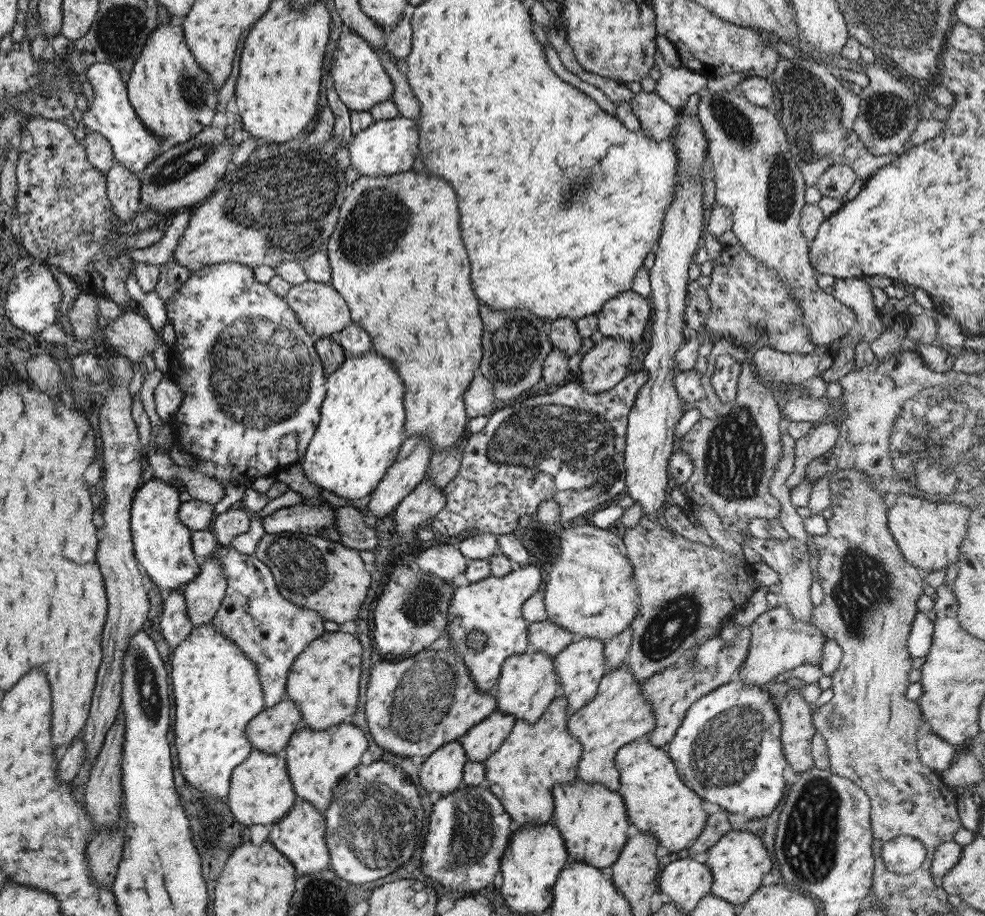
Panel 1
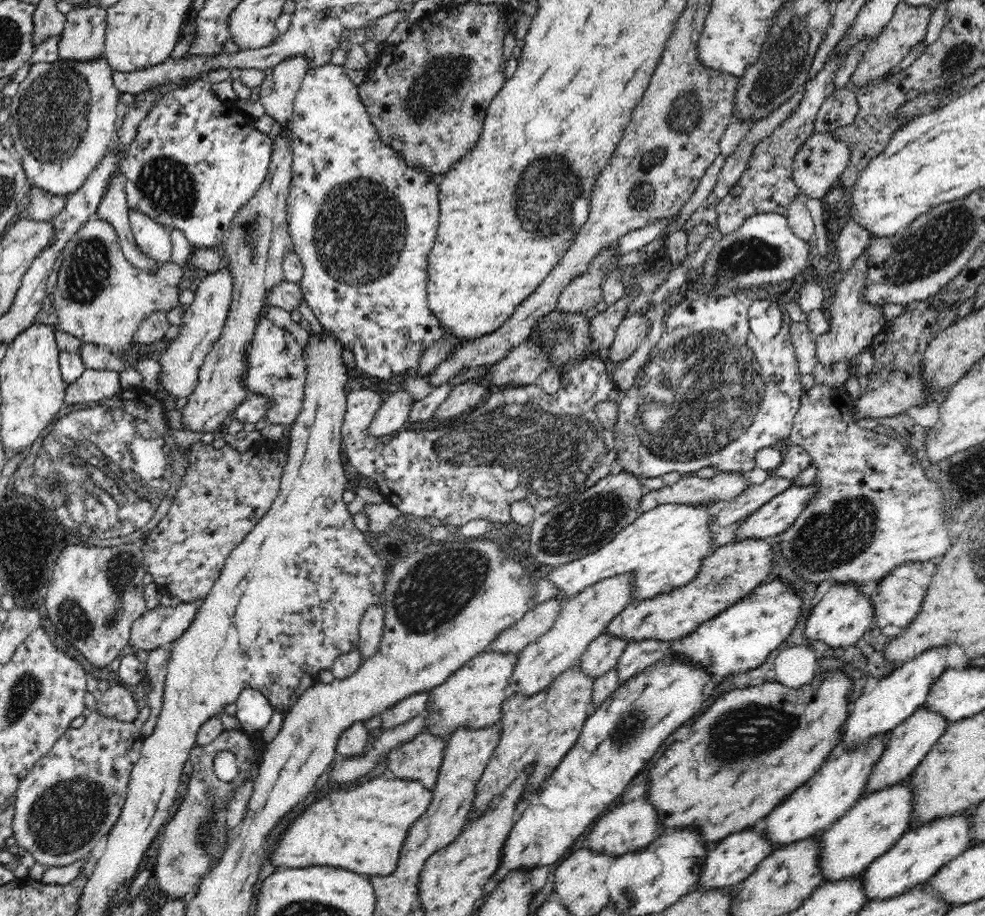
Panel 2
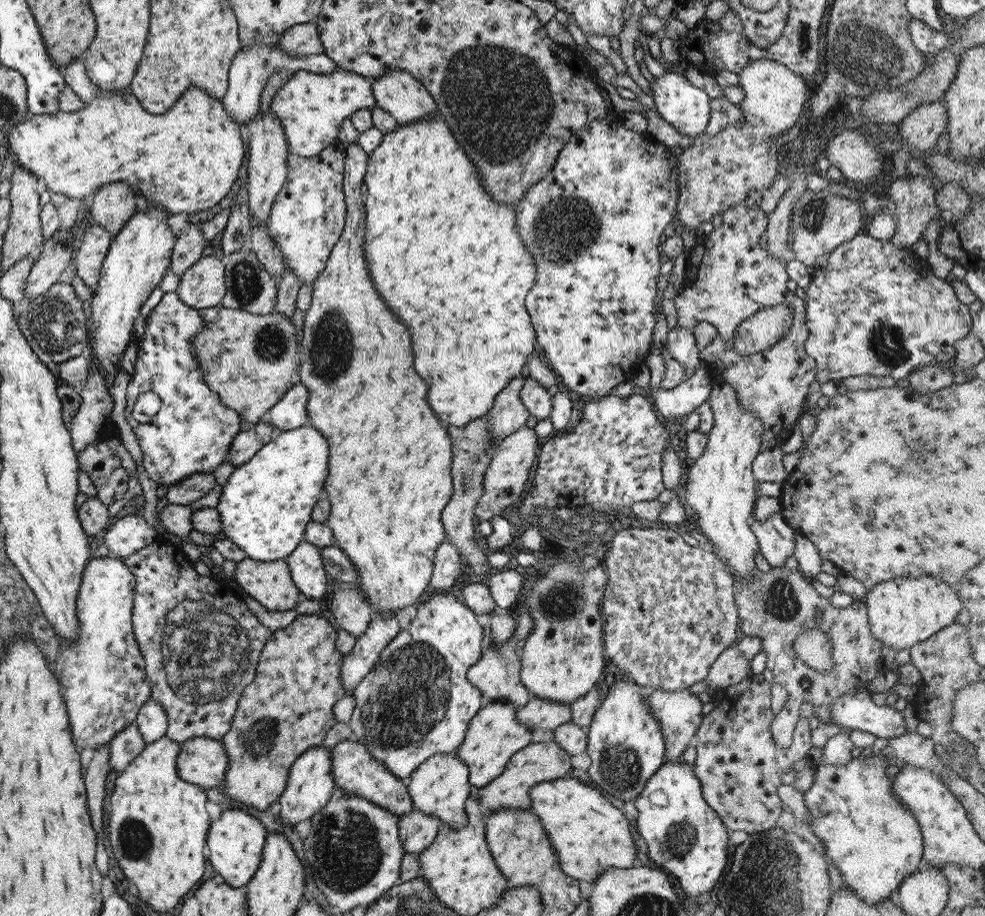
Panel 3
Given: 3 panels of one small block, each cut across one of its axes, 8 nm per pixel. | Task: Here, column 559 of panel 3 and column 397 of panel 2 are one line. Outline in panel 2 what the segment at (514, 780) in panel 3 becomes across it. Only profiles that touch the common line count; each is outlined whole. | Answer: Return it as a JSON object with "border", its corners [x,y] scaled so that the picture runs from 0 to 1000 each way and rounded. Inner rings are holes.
{"border":[[[435,797],[428,798],[420,808],[396,821],[395,847],[428,853],[430,858],[439,861],[445,854],[454,809]]]}

